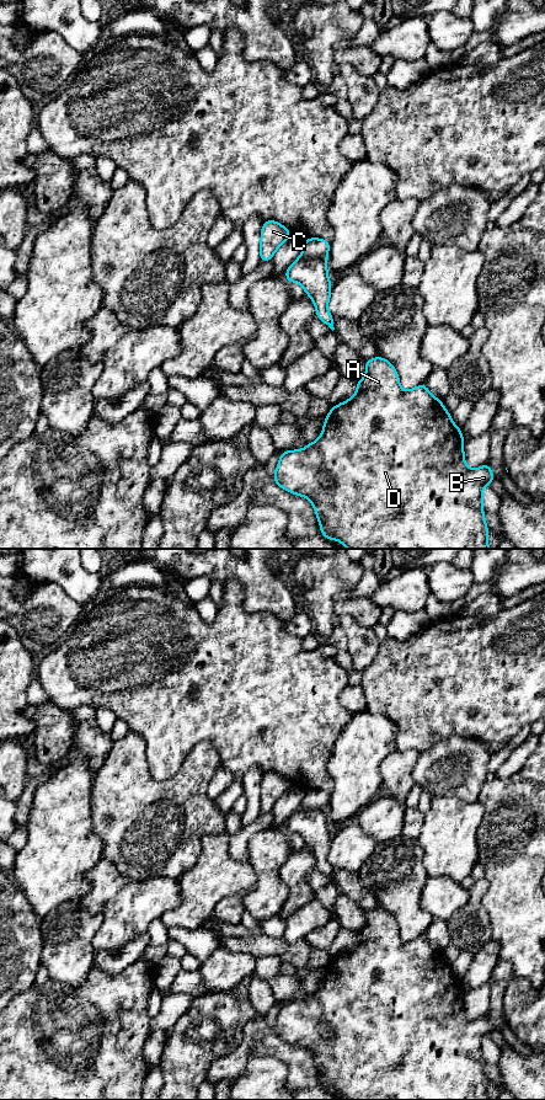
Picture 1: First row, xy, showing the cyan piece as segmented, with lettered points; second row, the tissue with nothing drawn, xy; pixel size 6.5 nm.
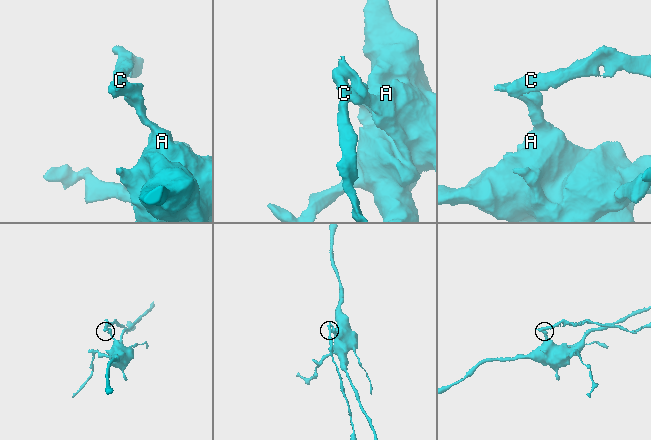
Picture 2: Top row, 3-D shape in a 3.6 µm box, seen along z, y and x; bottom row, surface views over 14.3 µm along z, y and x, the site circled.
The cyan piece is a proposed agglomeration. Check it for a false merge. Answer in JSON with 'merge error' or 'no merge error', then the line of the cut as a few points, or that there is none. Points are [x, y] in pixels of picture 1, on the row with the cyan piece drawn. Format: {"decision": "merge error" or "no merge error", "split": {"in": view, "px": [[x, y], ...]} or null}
{"decision": "merge error", "split": {"in": "xy", "px": [[300, 255], [321, 256], [325, 259]]}}

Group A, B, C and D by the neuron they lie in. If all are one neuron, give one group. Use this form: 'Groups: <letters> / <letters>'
Groups: A B D / C

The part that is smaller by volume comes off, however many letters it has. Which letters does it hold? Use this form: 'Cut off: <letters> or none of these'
Cut off: C

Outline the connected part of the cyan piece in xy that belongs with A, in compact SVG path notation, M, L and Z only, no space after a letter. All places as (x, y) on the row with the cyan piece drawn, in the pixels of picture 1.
M383 357L365 361L365 375L357 381L357 393L344 402L331 409L324 422L319 439L300 450L284 450L273 475L274 482L283 490L311 501L315 509L320 534L327 540L336 539L348 549L490 549L487 543L488 527L483 519L482 490L496 477L488 461L477 469L469 469L464 458L464 440L460 427L455 426L442 400L434 397L426 384L410 391L400 388L400 378L395 367Z

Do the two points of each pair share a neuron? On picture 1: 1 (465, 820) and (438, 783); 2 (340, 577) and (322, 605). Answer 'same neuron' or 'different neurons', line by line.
1: different neurons
2: same neuron

